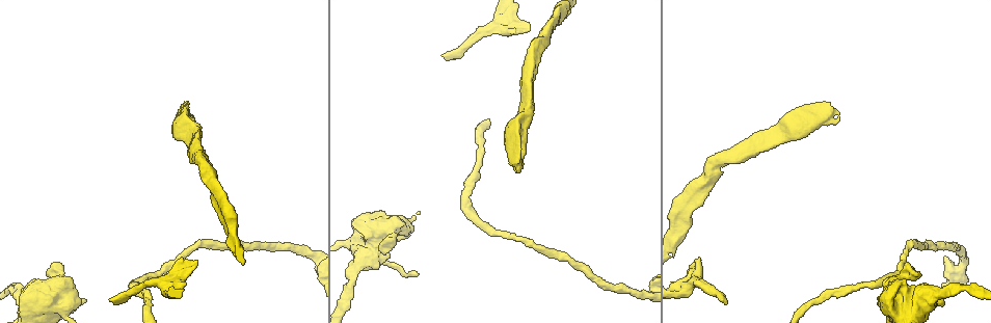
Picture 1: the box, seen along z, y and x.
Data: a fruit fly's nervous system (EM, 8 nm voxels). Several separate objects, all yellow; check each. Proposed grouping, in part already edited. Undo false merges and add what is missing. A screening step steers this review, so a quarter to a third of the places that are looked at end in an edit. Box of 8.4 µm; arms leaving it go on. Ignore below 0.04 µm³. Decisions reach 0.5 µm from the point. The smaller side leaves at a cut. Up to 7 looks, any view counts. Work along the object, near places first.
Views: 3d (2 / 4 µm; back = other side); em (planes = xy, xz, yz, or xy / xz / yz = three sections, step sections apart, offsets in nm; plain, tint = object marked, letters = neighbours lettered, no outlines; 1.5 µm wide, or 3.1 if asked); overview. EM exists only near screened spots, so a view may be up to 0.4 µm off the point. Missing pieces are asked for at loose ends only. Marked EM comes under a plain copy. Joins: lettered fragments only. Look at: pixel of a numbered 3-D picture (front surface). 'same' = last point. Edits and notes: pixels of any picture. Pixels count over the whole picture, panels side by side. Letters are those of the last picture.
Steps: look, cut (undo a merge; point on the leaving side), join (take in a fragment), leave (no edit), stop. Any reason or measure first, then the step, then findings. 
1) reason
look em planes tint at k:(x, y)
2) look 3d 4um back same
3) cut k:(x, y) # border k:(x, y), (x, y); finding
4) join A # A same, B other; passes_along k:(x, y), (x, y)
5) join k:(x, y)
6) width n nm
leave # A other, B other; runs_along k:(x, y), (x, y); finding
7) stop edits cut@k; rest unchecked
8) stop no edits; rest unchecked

free end
look 3d 4um at 1:(111, 301)

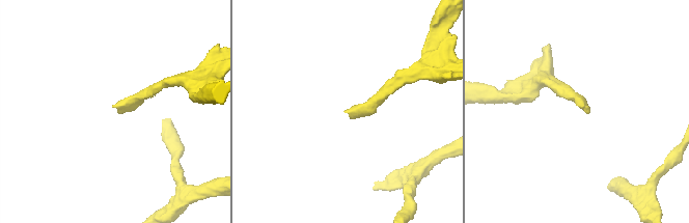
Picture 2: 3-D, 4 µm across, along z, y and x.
need the tissue
look em planes letters at 2:(581, 106)

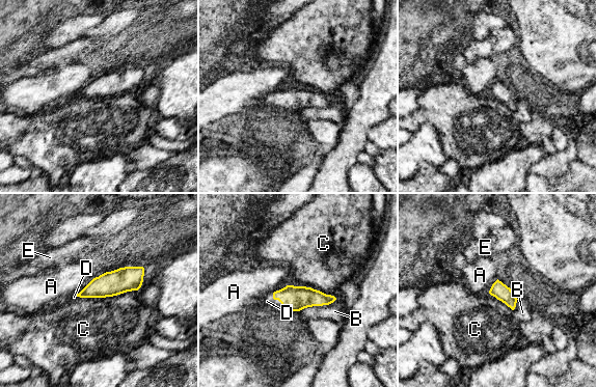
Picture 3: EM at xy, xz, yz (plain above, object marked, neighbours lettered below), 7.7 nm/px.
longest_contact C 460 nm
join D # A other, B other, C other, D same, E other; it goes on there

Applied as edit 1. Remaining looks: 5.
free end
look em planes letters at 1:(85, 300)

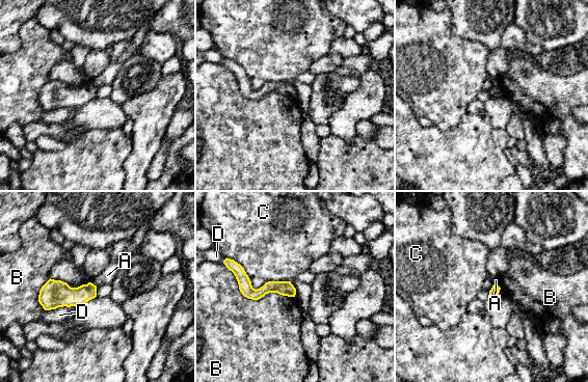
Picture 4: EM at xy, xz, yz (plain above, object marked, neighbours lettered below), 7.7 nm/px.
leave # A other, B other, C other, D other; runs_along 4:(237, 269), (252, 291), (293, 292); none of them fits

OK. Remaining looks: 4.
branch stops here
look em yz step 8 tint at 1:(517, 170)

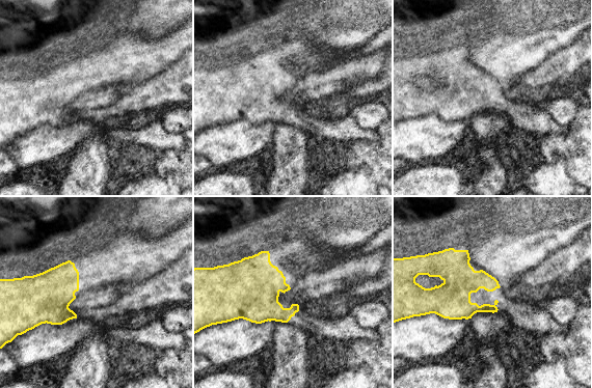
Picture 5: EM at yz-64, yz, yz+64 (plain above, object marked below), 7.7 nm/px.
another direction
look em planes letters same

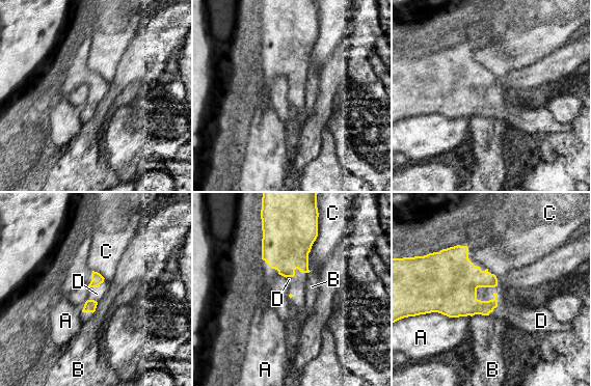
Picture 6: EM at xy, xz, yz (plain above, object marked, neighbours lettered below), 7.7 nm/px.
join D # A other, B other, C other, D same; passes_along 6:(457, 297), (489, 300), (515, 315); it goes on there

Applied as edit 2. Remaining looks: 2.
stop edits join@3, join@6; rest unchecked

